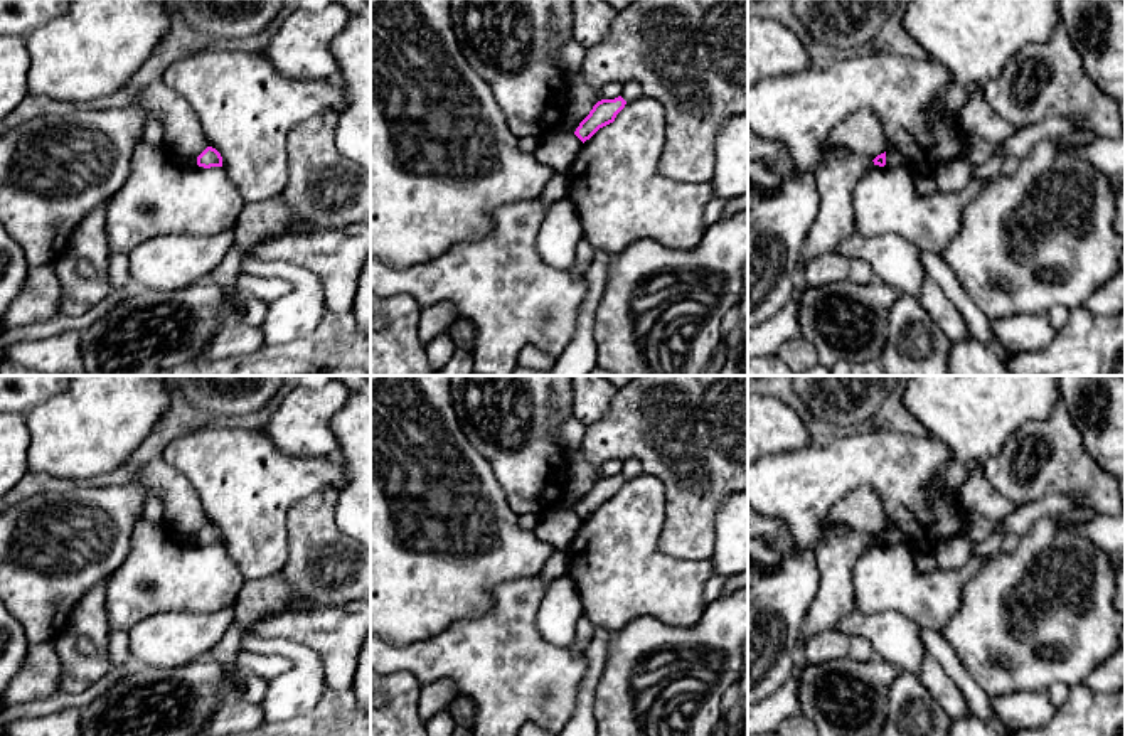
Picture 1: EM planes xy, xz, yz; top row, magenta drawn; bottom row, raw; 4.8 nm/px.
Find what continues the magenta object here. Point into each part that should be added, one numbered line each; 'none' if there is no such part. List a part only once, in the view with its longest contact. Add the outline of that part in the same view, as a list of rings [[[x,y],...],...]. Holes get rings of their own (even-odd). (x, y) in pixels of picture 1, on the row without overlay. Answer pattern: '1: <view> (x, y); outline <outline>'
none

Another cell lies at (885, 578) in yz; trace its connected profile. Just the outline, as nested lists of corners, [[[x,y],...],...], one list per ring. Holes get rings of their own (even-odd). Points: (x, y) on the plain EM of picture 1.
[[[871,542],[852,568],[854,608],[864,615],[894,611],[918,623],[921,630],[943,632],[952,615],[960,608],[963,589],[987,557],[970,557],[963,566],[945,571],[920,568],[908,546]]]

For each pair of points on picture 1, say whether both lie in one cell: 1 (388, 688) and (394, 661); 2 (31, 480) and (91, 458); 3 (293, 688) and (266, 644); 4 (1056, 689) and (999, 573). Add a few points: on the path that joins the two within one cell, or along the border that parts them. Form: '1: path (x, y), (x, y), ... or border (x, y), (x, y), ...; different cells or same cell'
1: border (388, 672), (410, 672), (421, 684); different cells
2: border (29, 470), (83, 480); different cells
3: path (297, 674), (297, 661), (280, 645); same cell
4: border (1070, 686), (1053, 682), (1046, 689); different cells

